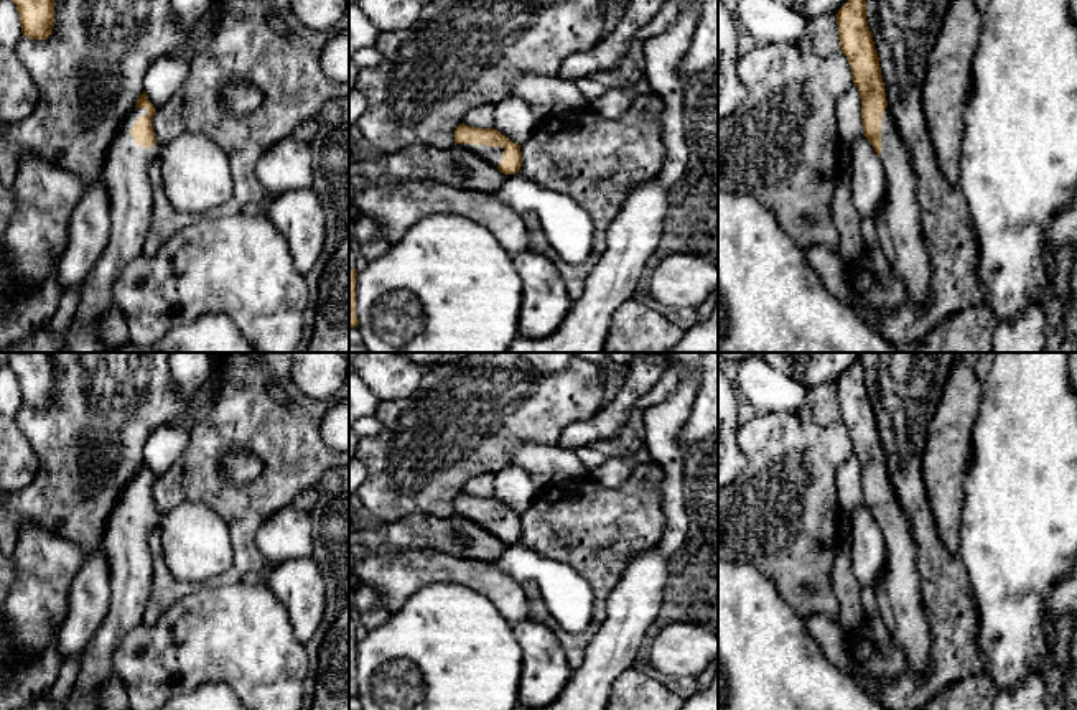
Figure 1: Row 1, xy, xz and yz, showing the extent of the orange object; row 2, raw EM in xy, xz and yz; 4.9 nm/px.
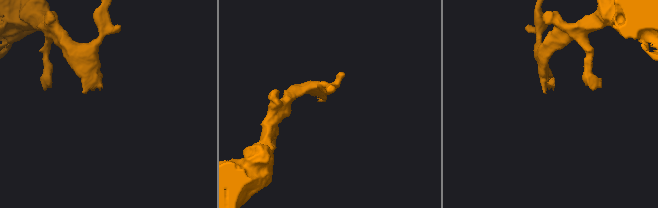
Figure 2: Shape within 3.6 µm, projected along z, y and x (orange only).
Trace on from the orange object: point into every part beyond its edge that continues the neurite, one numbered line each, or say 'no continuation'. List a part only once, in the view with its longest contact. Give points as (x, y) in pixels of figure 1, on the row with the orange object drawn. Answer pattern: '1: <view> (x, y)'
1: xy (125, 168)

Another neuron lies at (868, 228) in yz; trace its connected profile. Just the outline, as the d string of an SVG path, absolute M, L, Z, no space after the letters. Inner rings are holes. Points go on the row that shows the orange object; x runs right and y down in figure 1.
M861 217L861 237L865 242L865 250L871 250L879 245L876 224L871 219Z

